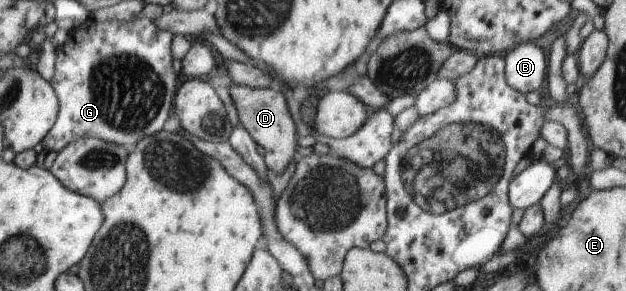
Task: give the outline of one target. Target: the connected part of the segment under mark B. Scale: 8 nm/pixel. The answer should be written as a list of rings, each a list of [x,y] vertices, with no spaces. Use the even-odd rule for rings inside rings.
[[[520,43],[503,54],[505,58],[505,79],[523,95],[538,90],[546,80],[548,62],[540,46]]]

